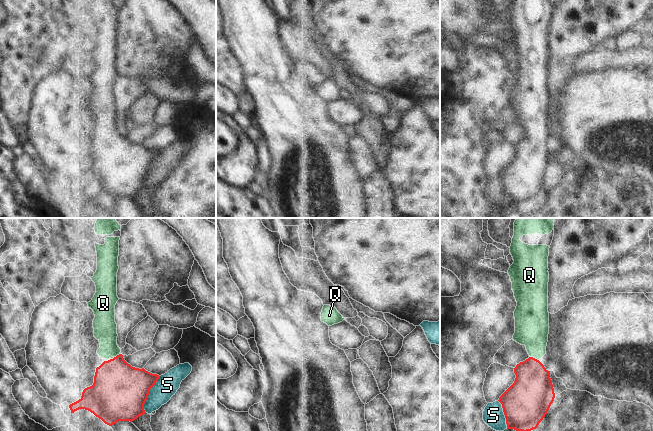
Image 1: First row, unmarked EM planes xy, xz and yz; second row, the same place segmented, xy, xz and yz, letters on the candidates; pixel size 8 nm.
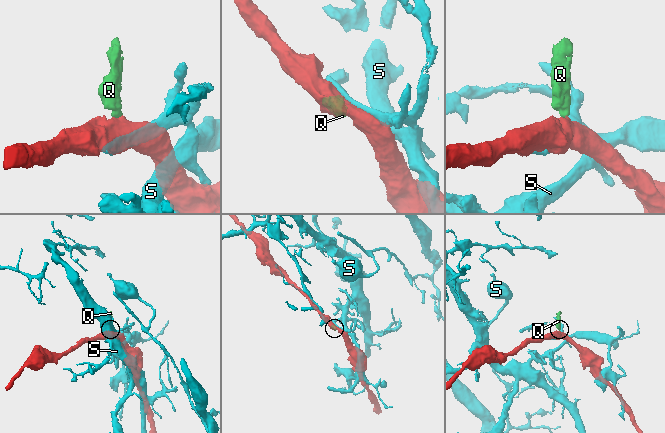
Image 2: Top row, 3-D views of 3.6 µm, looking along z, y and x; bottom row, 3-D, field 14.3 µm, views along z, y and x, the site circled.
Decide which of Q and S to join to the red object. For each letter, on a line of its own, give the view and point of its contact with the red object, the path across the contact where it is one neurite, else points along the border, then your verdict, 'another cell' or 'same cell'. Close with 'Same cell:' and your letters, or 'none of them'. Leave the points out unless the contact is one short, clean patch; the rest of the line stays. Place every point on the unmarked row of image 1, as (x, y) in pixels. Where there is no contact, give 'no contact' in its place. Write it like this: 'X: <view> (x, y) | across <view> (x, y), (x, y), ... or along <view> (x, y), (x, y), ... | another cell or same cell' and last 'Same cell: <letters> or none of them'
Q: yz (534, 134) | across yz (532, 165), (532, 139), (534, 134), (534, 110), (531, 103) | same cell
S: xy (148, 170) | another cell
Same cell: Q

